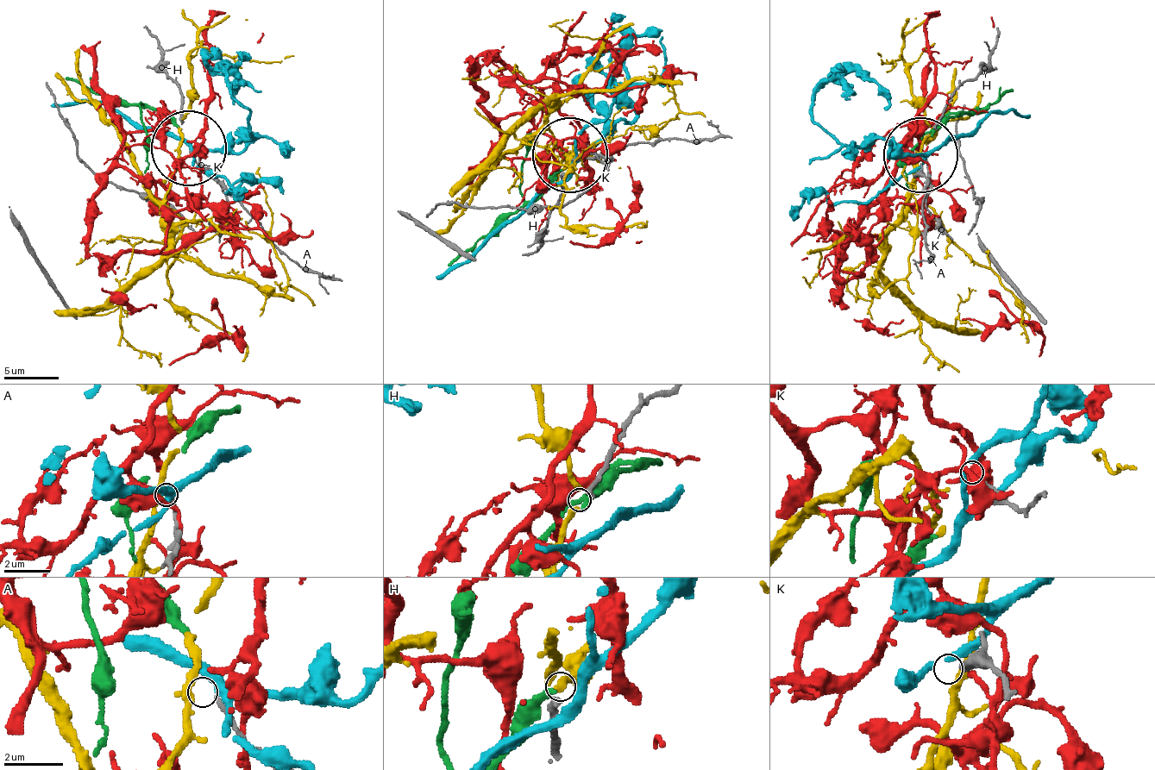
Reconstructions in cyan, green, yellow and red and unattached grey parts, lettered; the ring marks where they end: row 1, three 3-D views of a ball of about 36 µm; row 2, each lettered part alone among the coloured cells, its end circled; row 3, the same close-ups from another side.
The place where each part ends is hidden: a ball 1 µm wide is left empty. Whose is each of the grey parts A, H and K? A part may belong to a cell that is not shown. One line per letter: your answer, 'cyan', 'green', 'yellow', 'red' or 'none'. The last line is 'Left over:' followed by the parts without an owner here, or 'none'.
A: none
H: none
K: none
Left over: A, H, K

